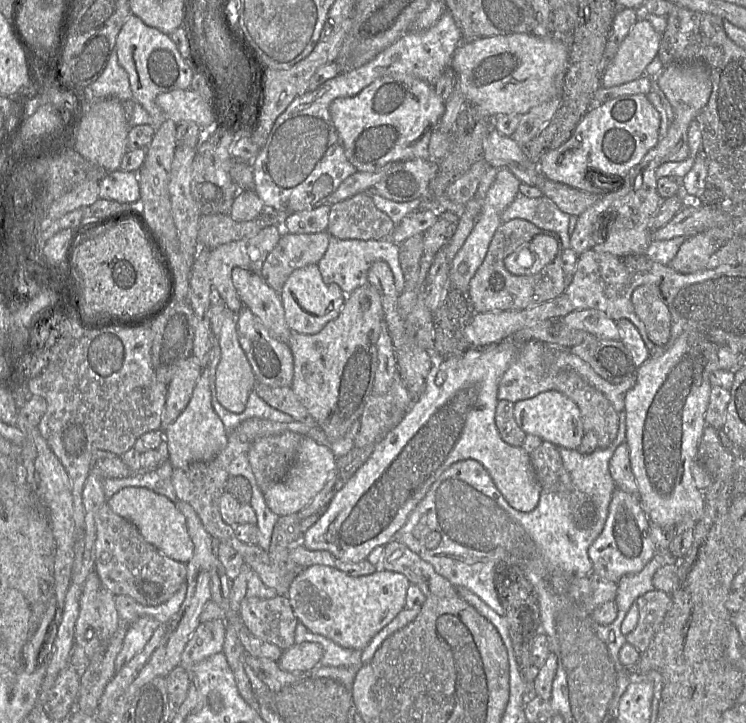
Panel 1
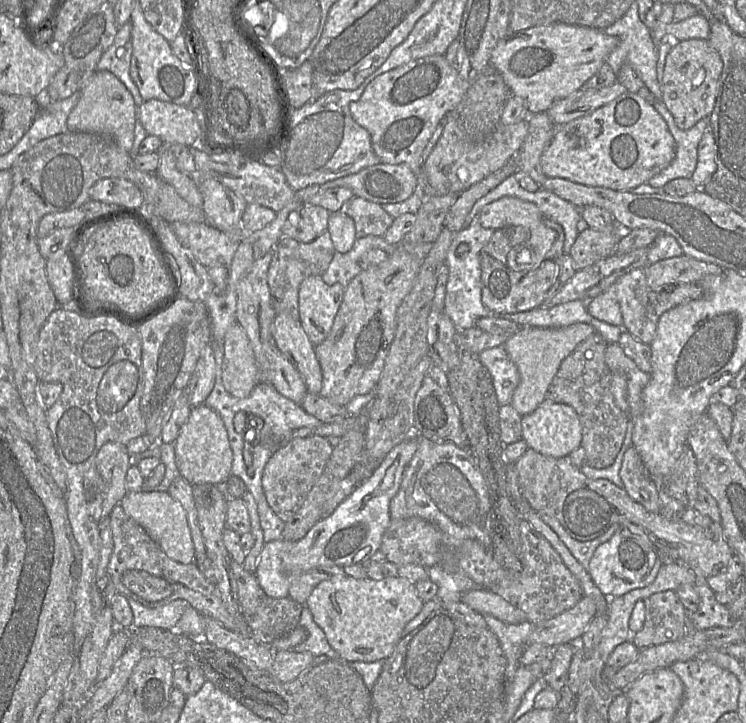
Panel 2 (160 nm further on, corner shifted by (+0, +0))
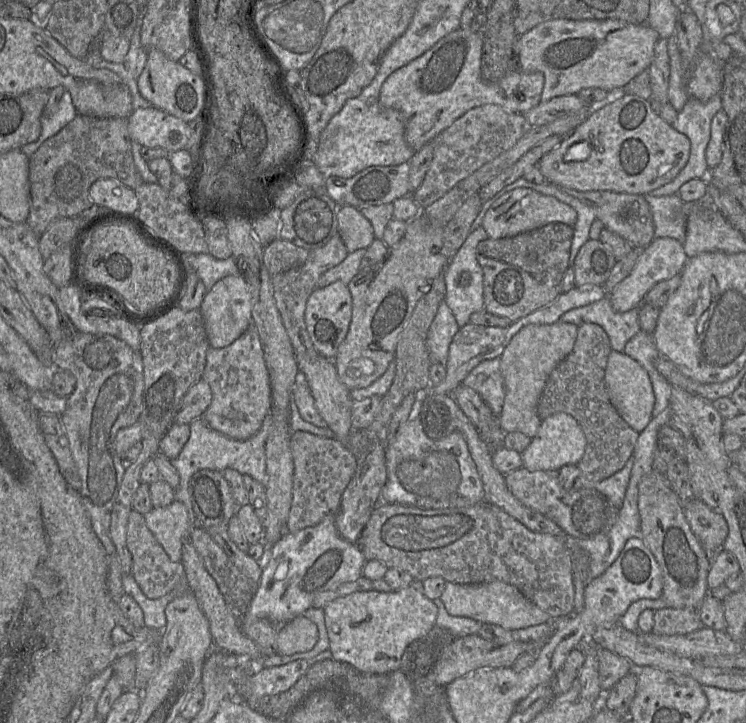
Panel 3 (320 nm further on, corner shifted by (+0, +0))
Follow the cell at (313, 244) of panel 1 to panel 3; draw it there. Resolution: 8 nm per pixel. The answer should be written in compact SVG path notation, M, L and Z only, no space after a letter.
M339 234L333 236L323 247L309 250L307 260L294 268L271 276L273 296L281 321L292 345L298 368L313 361L319 353L314 348L305 325L306 302L312 291L317 288L320 276L341 263L349 254Z

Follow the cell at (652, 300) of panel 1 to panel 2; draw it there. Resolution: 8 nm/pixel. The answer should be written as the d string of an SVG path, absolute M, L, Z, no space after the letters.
M682 254L647 265L646 279L651 289L689 282L699 282L710 274L720 274L724 269L716 264L700 261Z

